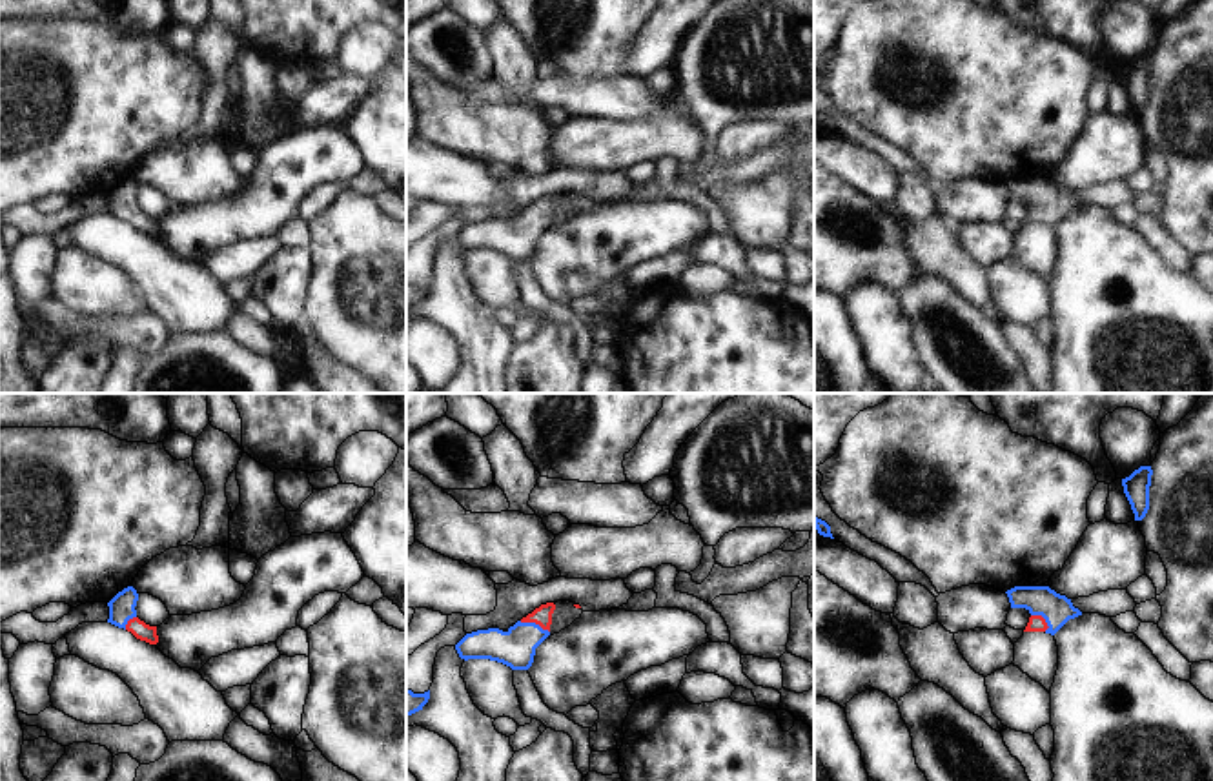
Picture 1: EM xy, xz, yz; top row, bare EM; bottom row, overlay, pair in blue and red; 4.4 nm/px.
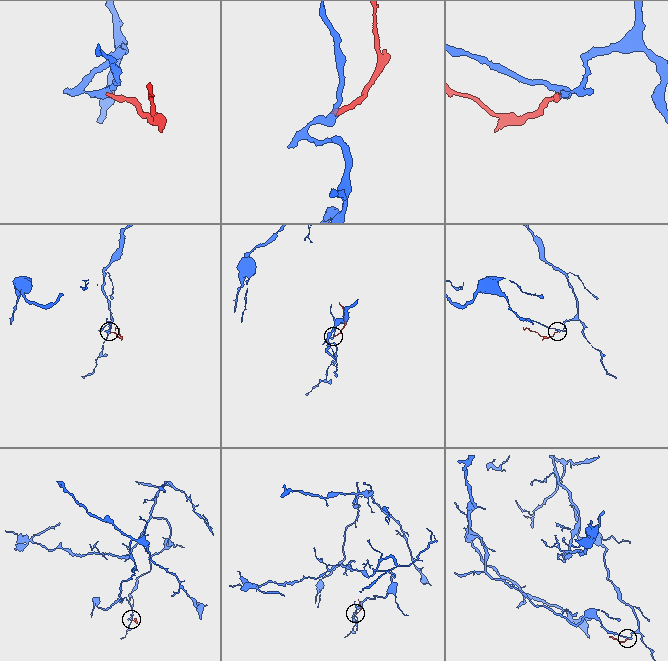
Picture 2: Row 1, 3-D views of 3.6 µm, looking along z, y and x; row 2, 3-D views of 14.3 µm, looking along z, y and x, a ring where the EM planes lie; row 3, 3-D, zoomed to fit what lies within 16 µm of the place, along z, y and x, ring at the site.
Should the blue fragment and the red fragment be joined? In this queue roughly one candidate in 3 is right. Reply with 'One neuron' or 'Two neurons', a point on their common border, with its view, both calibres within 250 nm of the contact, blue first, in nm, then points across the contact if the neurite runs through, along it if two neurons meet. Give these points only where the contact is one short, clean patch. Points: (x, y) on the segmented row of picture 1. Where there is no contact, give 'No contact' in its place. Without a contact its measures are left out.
One neuron. Touches blue at xz (534, 623). Thickness 170 nm (blue) against 90 nm. Path across: xz (516, 649), (534, 623), (541, 616)

